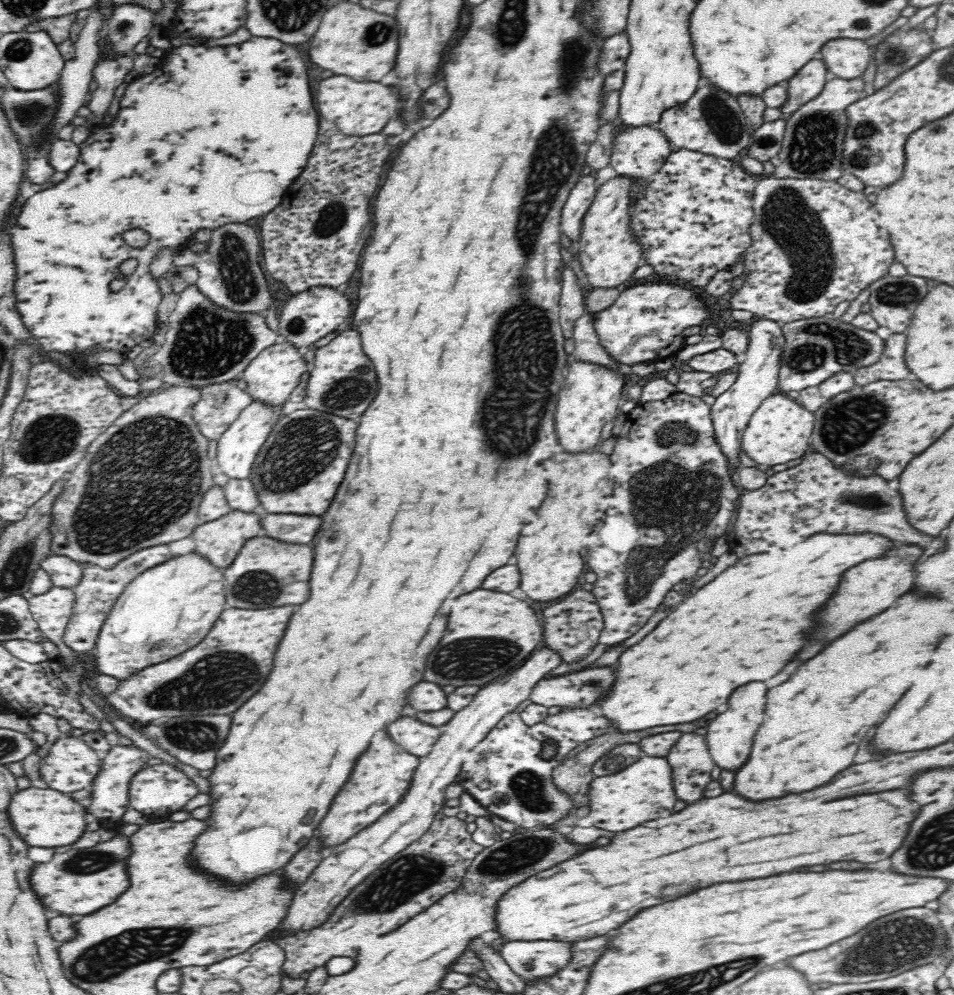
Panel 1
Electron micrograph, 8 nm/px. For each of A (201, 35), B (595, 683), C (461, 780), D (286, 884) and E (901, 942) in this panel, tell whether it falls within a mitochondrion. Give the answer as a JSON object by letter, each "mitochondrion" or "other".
{"A":"other","B":"mitochondrion","C":"other","D":"other","E":"mitochondrion"}

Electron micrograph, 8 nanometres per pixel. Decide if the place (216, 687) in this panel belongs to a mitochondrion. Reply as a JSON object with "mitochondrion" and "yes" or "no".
{"mitochondrion":"yes"}

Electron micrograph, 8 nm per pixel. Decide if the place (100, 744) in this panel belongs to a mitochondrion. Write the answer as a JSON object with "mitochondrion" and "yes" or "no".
{"mitochondrion":"no"}

